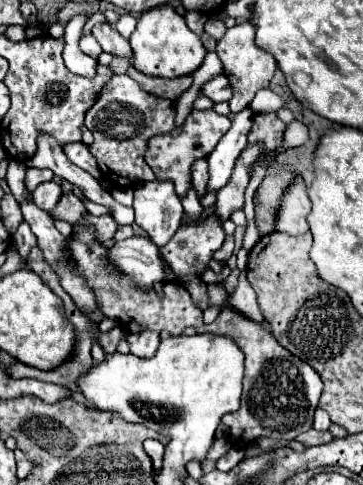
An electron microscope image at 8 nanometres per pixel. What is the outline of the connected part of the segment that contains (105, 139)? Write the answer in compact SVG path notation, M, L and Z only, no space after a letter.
M114 75L108 81L108 85L102 89L98 101L86 113L86 123L84 123L94 135L90 153L98 161L102 179L112 187L118 185L128 187L138 181L154 181L154 173L144 161L146 143L154 135L168 133L174 127L174 117L176 117L174 101L146 93L128 75Z

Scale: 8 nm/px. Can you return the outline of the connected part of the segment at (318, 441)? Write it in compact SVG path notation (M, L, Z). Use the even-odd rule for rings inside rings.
M308 429L306 433L298 435L296 441L300 441L306 447L314 447L314 445L324 445L330 443L334 439L334 435L330 431L316 431L316 429Z

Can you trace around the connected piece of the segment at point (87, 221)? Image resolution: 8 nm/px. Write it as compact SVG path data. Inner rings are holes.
M84 213L82 219L78 223L72 225L72 231L76 233L78 229L84 229L84 227L92 227L94 229L94 235L96 235L96 241L106 241L106 239L112 239L118 225L112 221L110 215L100 215L100 217L94 217L90 213Z

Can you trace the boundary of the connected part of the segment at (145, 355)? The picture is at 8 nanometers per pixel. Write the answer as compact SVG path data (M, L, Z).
M144 331L144 333L130 333L126 337L128 345L130 345L130 353L136 355L136 357L142 357L142 359L150 359L158 345L160 345L160 335L156 331Z

